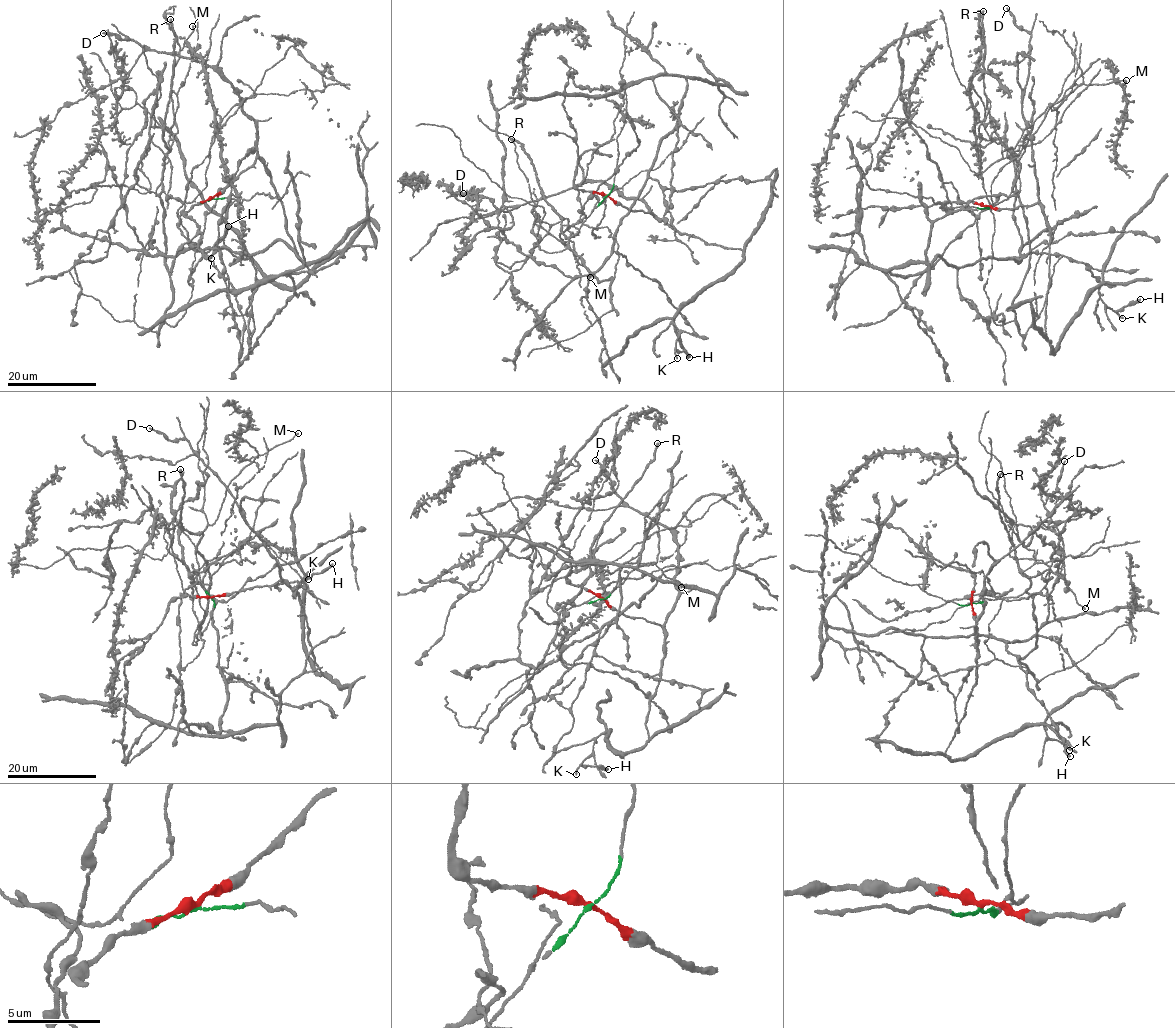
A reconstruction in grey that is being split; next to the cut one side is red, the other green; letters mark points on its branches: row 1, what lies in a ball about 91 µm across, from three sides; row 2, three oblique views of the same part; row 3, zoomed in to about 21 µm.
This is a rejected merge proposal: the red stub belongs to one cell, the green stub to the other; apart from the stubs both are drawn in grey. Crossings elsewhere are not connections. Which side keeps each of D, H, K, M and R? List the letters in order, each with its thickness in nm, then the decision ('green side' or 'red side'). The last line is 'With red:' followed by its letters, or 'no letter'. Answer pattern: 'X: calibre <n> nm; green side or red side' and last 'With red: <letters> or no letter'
D: calibre 240 nm; red side
H: calibre 420 nm; red side
K: calibre 220 nm; red side
M: calibre 190 nm; green side
R: calibre 360 nm; green side
With red: D, H, K

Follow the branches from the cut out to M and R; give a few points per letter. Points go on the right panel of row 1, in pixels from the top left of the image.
M: (984, 206), (1007, 198), (1020, 163), (1012, 153), (1014, 147), (1038, 130), (1052, 106), (1082, 84), (1127, 81)
R: (984, 206), (988, 208), (1007, 198), (1020, 163), (995, 131), (987, 106), (983, 10)

